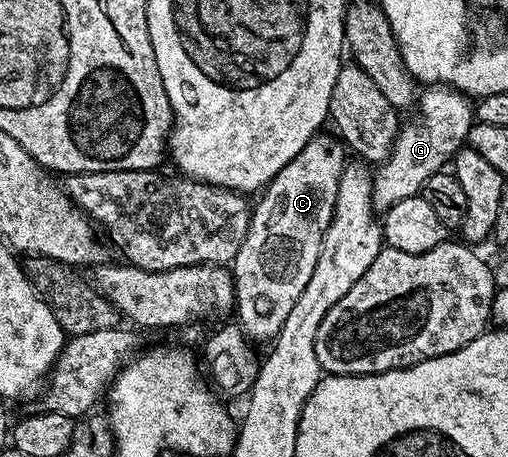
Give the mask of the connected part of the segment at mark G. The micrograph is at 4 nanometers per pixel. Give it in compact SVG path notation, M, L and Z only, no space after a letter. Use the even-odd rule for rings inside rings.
M432 85L424 89L417 102L419 122L411 122L400 129L391 154L378 163L373 174L371 204L376 211L386 212L399 200L413 197L422 191L429 176L440 173L443 166L454 159L458 150L464 149L471 127L475 122L473 102L468 95L451 89L450 86Z

